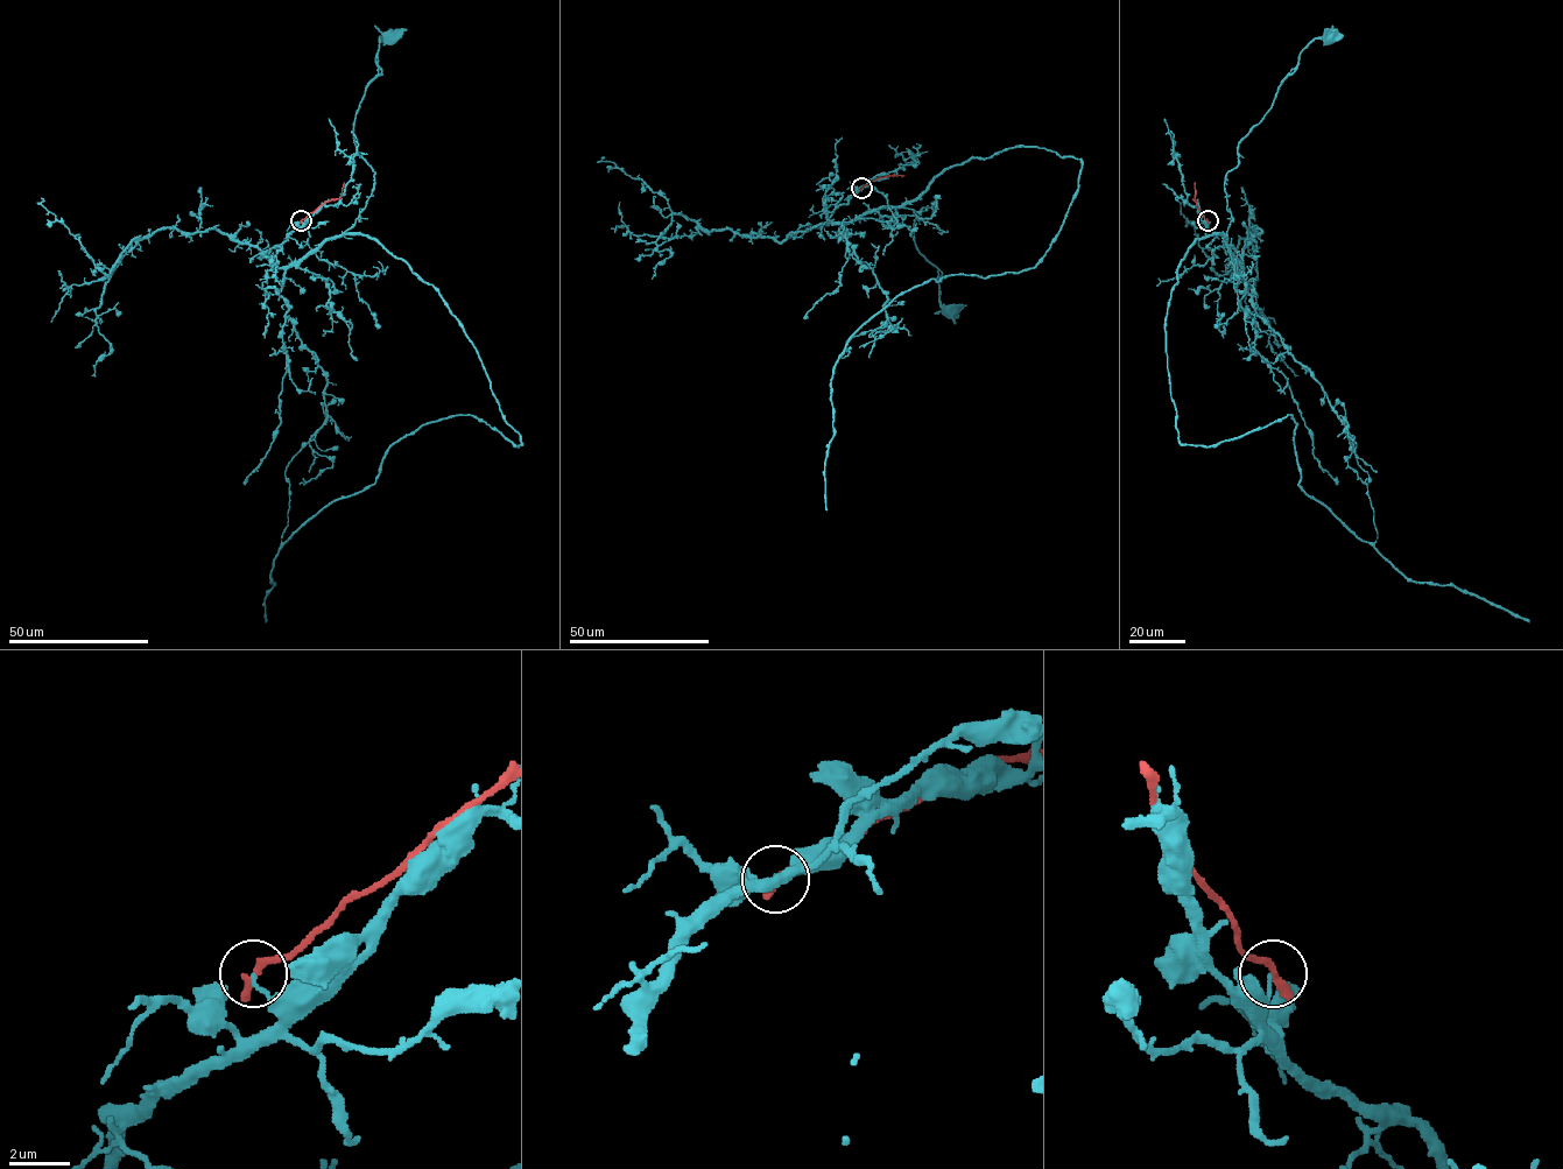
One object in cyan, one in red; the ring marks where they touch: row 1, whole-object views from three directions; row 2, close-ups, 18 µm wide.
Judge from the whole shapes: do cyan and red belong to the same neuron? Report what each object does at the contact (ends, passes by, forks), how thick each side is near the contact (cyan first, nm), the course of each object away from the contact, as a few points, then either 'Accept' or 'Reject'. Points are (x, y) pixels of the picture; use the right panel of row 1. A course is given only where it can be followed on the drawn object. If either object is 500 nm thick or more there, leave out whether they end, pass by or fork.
At the ring cyan ends. At the ring red ends. Thickness 120 nm (cyan) against 360 nm. Course of cyan: (1208, 220), (1241, 267), (1226, 244), (1225, 175), (1238, 163), (1240, 141), (1271, 107), (1300, 53), (1328, 37). Course of red: (1208, 220), (1196, 205), (1195, 182). Reject

